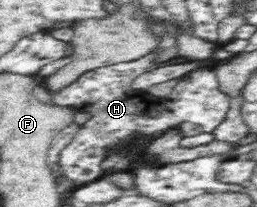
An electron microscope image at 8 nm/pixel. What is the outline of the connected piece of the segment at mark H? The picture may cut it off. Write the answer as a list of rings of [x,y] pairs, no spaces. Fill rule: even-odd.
[[[158,47],[137,60],[89,69],[71,84],[65,84],[63,88],[51,92],[55,105],[71,108],[75,113],[89,113],[90,117],[59,156],[60,172],[67,180],[71,180],[73,184],[87,184],[101,178],[101,162],[111,152],[133,144],[133,140],[137,140],[139,136],[161,136],[185,122],[201,126],[203,133],[211,133],[223,122],[229,110],[230,97],[219,91],[215,66],[201,66],[187,72],[178,79],[175,90],[163,98],[153,94],[145,96],[148,94],[145,91],[133,89],[133,80],[151,70],[157,62],[157,56]]]

